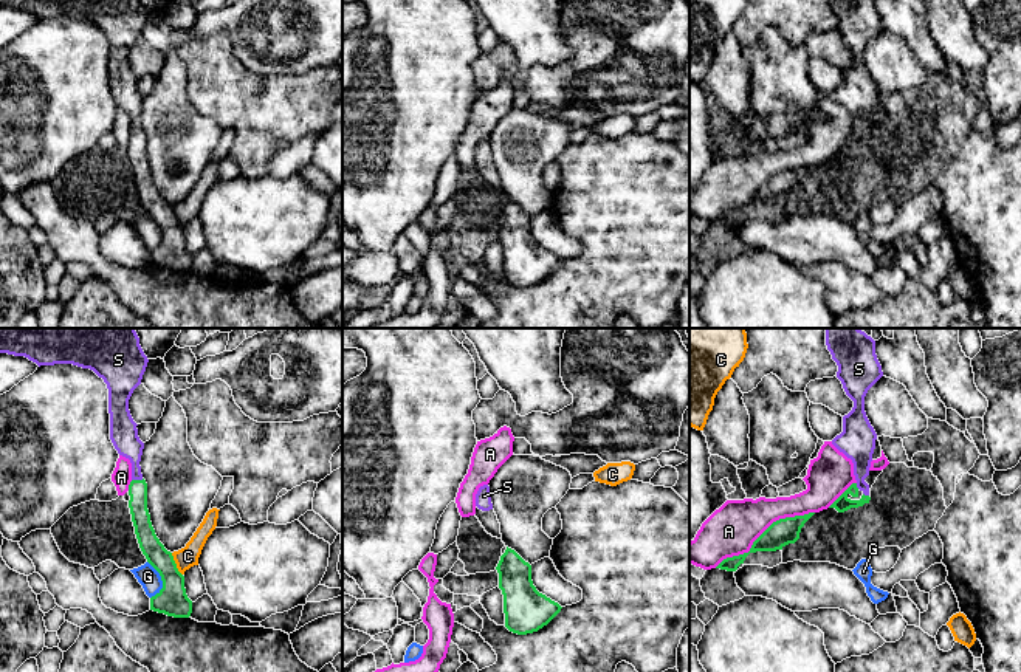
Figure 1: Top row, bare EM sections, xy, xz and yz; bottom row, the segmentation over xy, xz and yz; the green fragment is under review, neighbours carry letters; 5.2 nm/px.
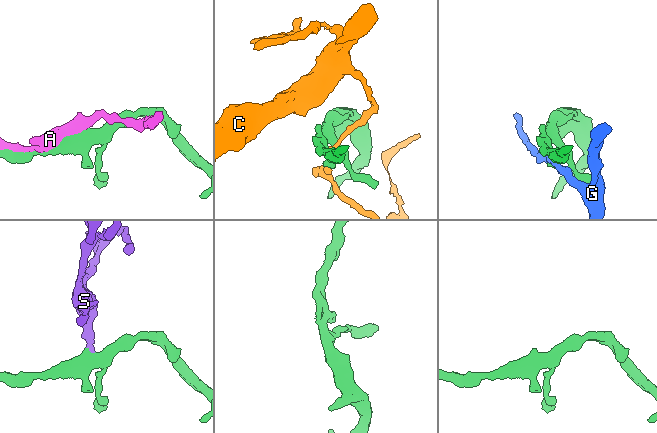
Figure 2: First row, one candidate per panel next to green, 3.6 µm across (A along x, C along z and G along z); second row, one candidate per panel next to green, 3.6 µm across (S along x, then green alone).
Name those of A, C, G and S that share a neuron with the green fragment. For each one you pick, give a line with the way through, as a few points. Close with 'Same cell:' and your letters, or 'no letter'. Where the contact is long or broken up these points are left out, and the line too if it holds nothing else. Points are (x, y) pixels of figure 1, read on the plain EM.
S: Path across: xy (138, 141), (137, 133), (135, 109), (124, 89)
Same cell: S

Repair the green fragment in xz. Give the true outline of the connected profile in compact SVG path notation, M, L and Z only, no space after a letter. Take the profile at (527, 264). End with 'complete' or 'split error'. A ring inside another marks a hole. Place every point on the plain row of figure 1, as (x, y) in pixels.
M508 201L496 220L504 248L505 280L517 288L538 285L559 265L561 259L539 246L531 234L531 218Z | complete

